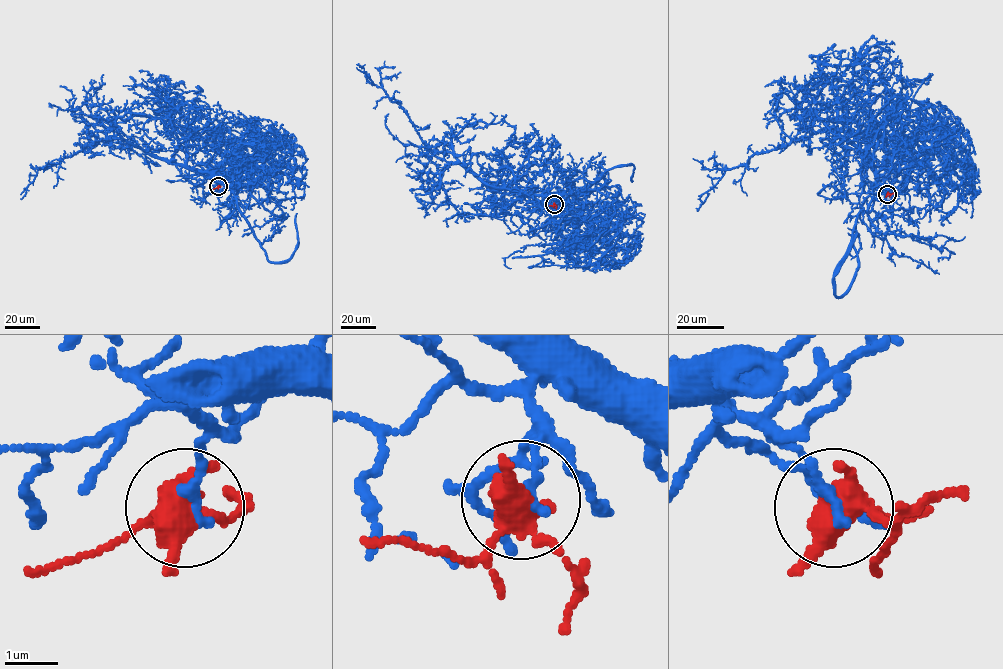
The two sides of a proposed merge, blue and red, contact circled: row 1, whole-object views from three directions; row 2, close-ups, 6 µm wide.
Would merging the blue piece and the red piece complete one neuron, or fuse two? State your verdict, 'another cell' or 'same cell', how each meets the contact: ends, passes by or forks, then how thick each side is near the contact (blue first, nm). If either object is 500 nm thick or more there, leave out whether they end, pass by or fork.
another cell; blue ends there; red forks there; 240 nm thick on the blue side, 400 nm on the other

